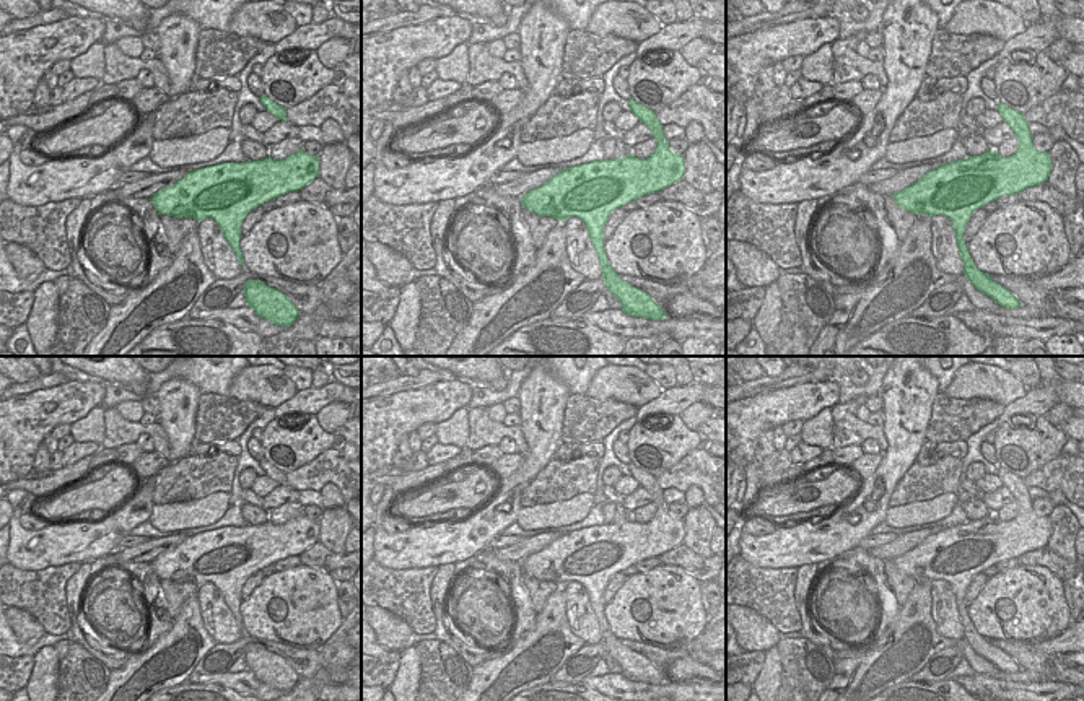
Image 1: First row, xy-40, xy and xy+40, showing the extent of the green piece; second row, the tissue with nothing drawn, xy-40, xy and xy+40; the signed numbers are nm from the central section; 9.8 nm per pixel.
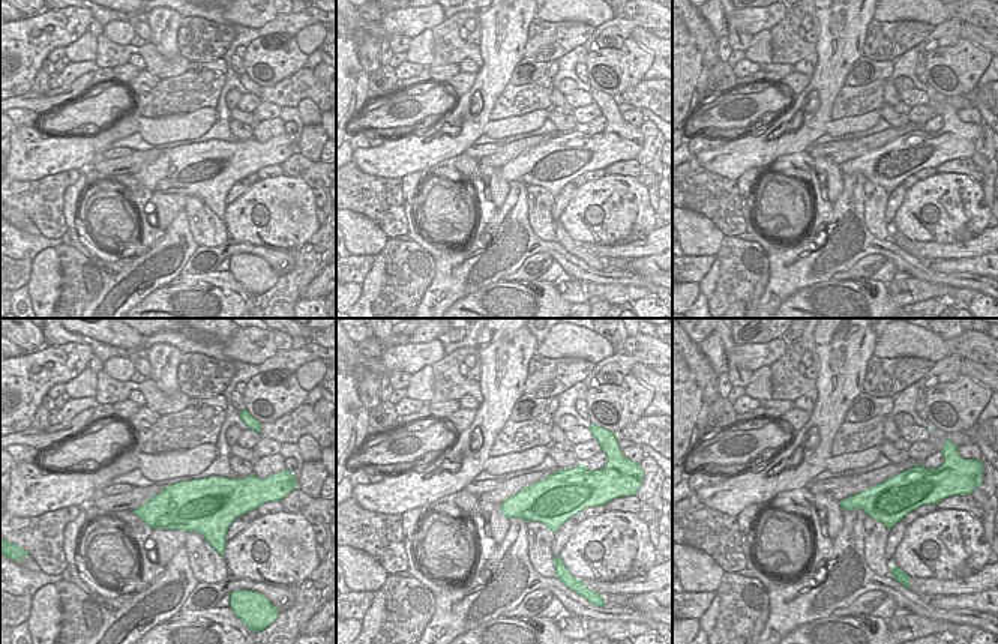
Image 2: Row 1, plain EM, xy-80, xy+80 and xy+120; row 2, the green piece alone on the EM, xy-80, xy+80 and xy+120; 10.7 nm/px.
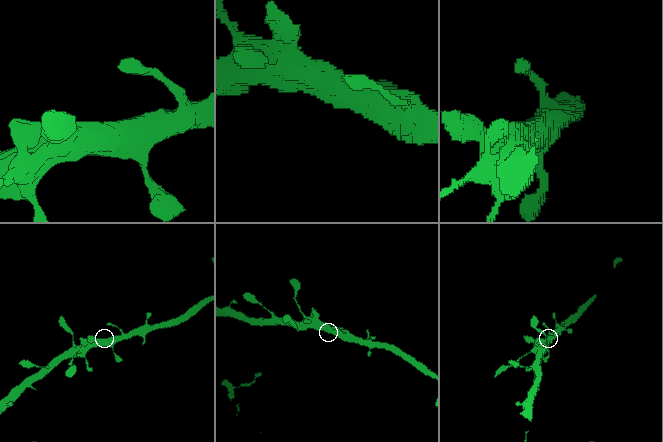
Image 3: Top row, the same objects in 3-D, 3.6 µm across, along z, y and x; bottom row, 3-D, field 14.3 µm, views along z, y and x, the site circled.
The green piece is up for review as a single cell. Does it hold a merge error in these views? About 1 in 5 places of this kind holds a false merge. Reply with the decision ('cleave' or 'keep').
keep

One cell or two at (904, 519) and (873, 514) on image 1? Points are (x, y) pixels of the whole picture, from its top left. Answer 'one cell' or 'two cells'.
two cells

